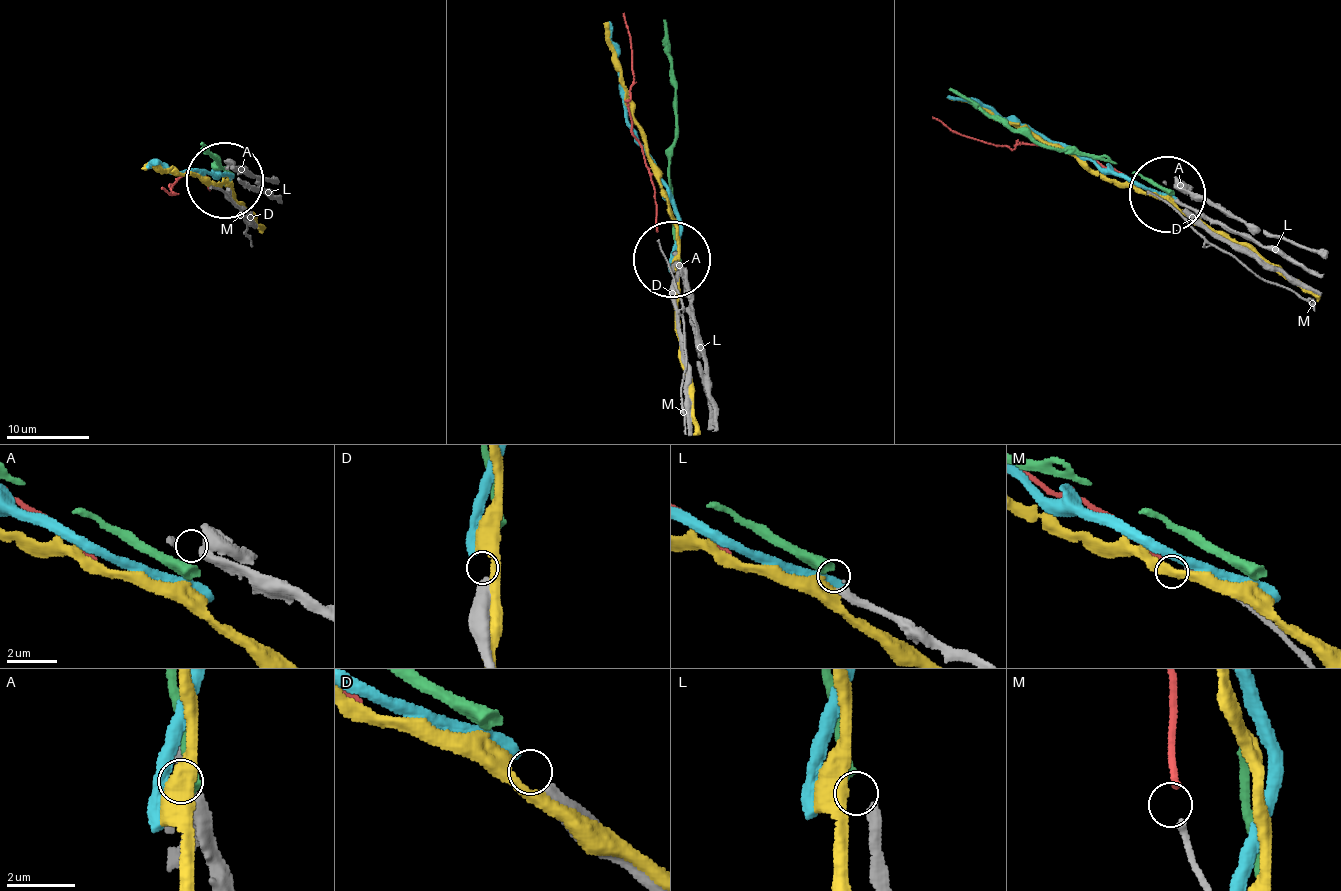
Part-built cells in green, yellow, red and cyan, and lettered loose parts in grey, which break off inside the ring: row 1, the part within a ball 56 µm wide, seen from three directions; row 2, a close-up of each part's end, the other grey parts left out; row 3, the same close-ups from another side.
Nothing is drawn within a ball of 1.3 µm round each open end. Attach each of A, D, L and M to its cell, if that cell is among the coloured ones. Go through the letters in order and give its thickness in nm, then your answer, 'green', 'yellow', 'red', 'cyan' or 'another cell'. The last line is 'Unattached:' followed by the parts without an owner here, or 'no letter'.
A: 400 nm thick; another cell
D: 440 nm thick; cyan
L: 150 nm thick; green
M: 200 nm thick; red
Unattached: A

